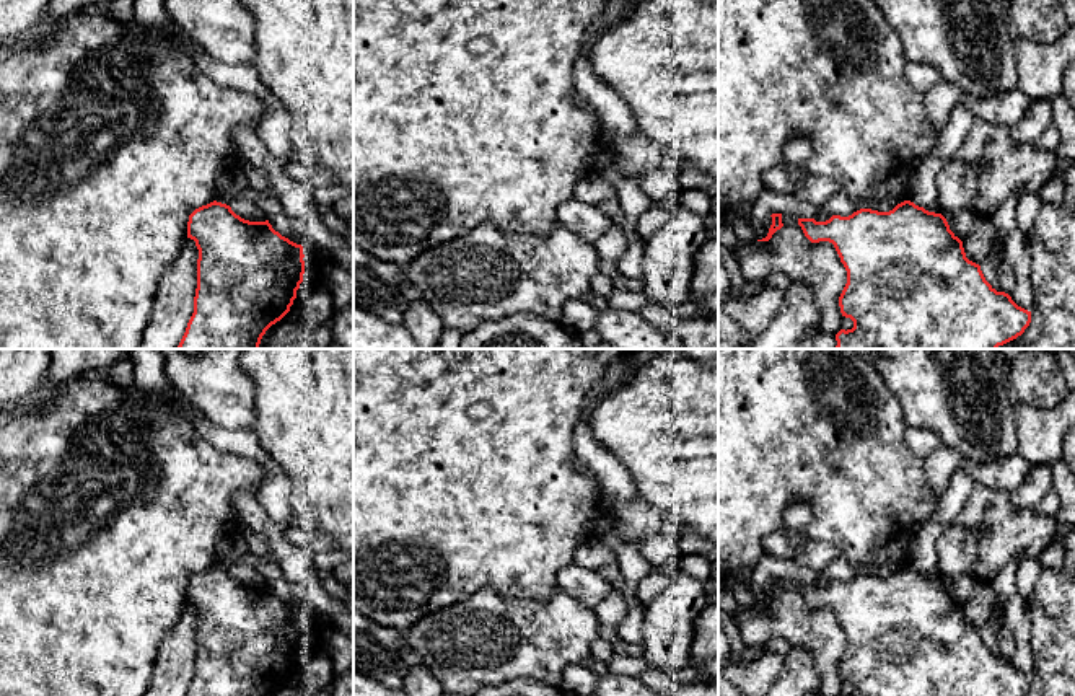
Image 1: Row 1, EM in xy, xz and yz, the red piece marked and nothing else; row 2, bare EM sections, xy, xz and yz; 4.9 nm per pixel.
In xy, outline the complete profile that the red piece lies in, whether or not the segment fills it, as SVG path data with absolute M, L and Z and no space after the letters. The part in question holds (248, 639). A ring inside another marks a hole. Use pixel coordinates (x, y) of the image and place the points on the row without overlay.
M213 566L189 580L187 603L195 606L199 624L194 678L186 696L267 696L290 676L303 647L303 611L275 597L269 585L244 585Z

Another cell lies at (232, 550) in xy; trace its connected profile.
M243 535L225 538L218 546L215 566L230 570L246 554L249 554L249 548Z

